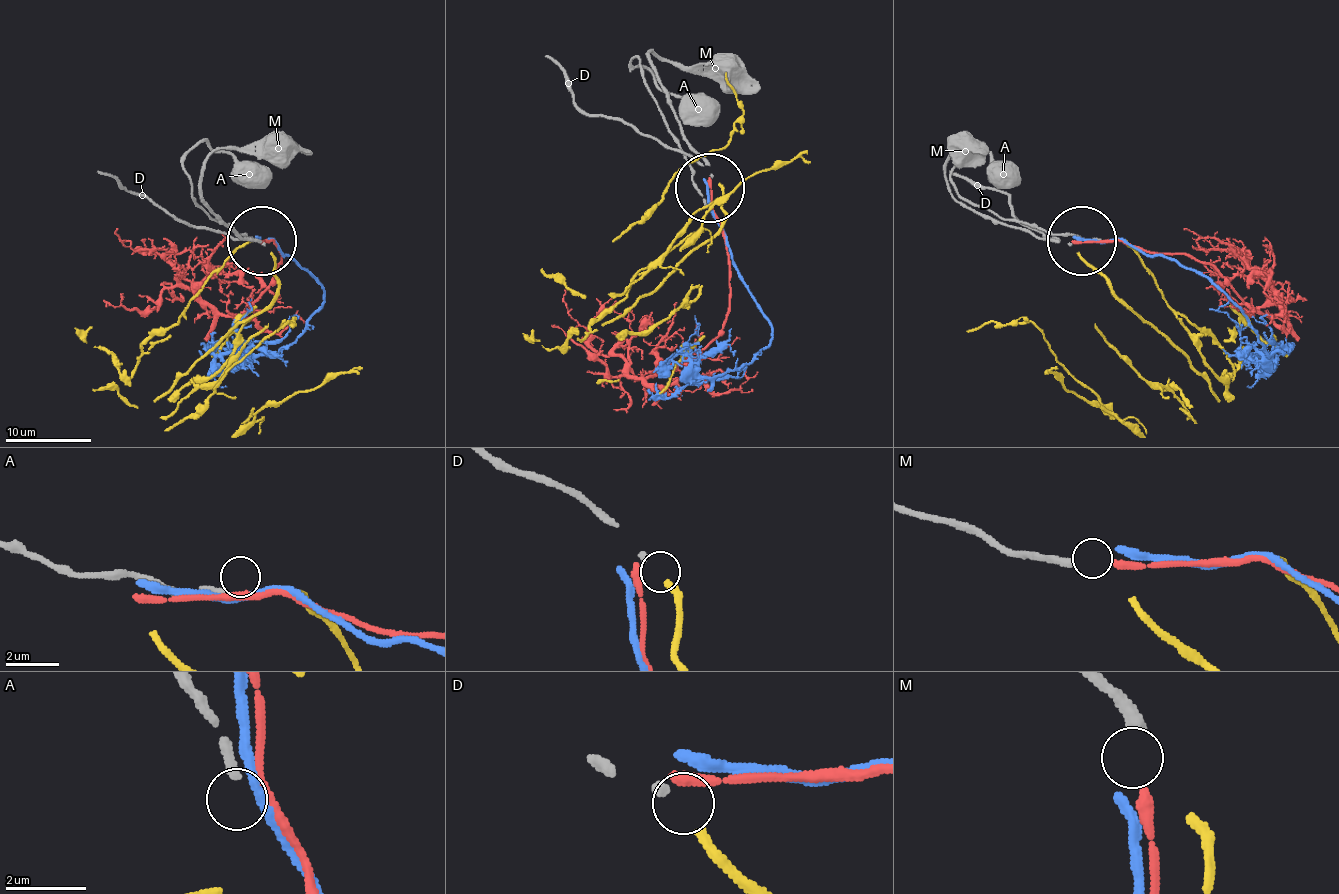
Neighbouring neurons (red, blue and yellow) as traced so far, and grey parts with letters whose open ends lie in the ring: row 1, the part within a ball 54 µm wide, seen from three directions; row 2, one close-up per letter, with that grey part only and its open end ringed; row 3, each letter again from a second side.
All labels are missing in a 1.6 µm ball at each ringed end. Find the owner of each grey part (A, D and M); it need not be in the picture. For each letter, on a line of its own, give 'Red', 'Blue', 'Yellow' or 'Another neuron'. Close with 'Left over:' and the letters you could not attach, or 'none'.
A: Another neuron
D: Yellow
M: Another neuron
Left over: A, M

